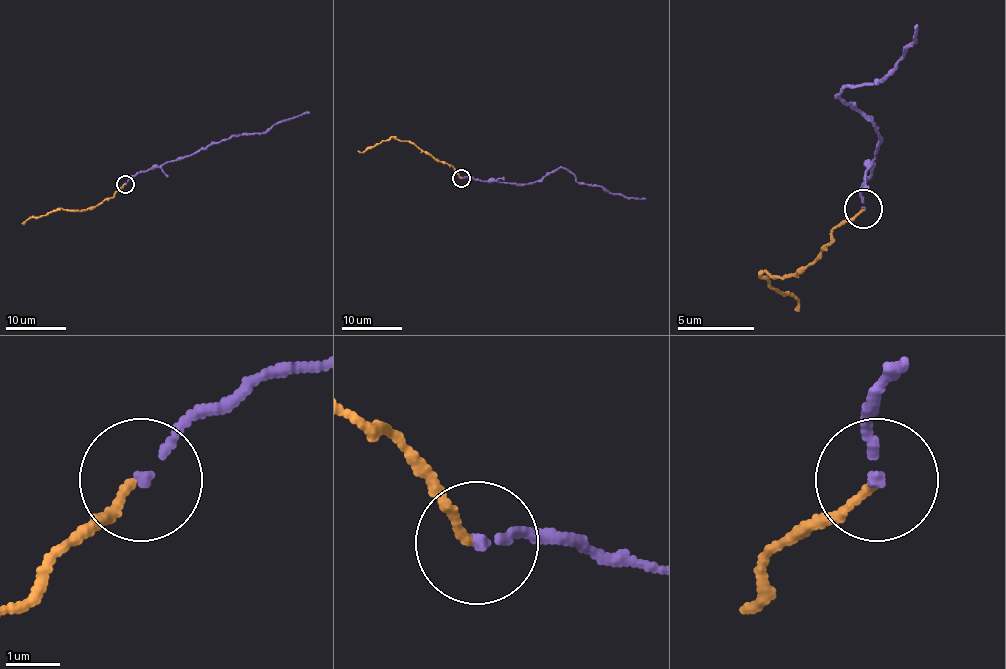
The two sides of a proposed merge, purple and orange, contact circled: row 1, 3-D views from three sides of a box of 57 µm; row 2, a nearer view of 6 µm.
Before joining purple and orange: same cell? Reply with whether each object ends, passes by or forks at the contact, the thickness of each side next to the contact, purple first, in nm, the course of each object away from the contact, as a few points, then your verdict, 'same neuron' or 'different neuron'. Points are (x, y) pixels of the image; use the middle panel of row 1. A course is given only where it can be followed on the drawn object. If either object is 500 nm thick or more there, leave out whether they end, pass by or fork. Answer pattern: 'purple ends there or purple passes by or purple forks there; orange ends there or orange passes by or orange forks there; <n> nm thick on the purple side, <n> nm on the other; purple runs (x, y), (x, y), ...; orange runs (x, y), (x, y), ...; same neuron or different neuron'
purple ends there; orange ends there; 160 nm thick on the purple side, 130 nm on the other; purple runs (461, 178), (527, 184), (541, 181), (565, 168), (578, 183), (646, 199); orange runs (460, 178), (448, 163), (439, 162), (407, 141), (389, 138), (361, 153), (358, 151); same neuron

